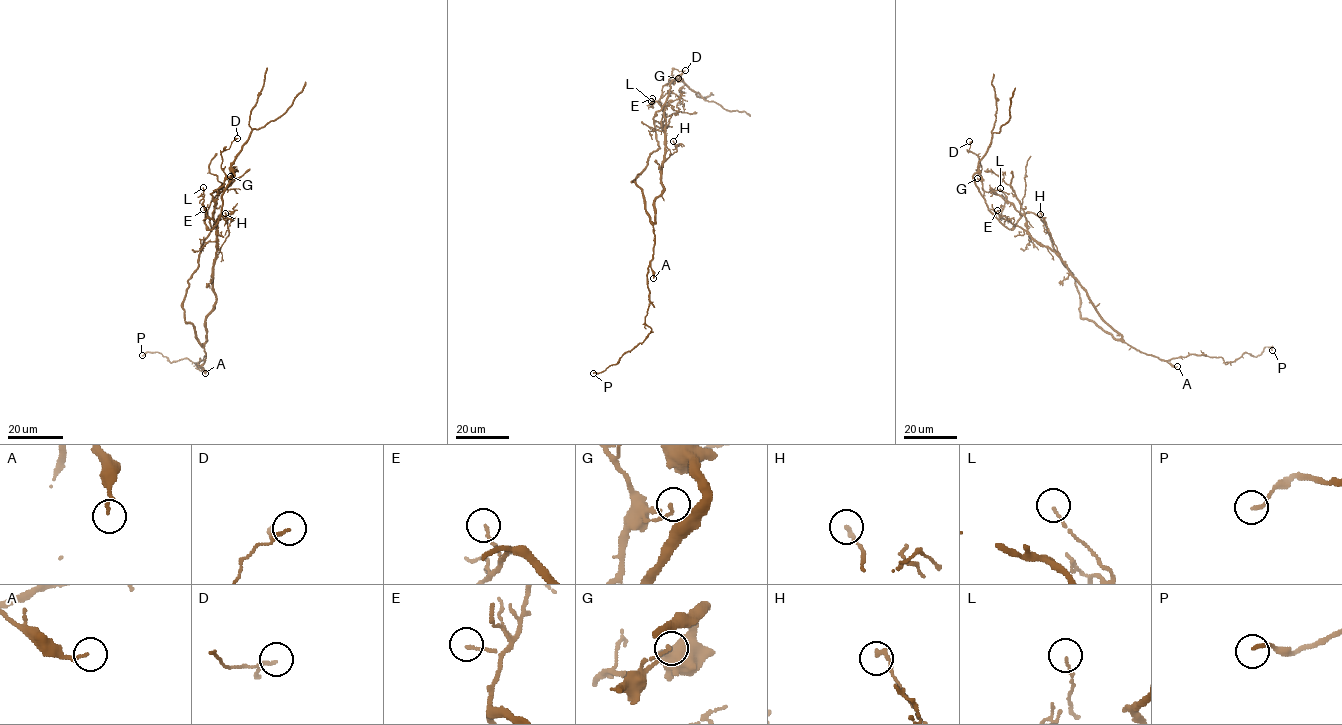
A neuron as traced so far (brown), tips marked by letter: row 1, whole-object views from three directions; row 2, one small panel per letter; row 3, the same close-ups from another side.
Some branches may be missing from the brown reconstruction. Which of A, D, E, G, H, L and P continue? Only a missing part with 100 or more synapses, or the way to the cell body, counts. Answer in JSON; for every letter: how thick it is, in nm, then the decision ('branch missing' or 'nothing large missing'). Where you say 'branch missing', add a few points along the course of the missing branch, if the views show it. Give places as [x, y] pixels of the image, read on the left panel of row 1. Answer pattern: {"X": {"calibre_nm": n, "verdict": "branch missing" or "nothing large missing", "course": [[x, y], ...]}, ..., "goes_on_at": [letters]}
{"A": {"calibre_nm": 110, "verdict": "nothing large missing"}, "D": {"calibre_nm": 90, "verdict": "nothing large missing"}, "E": {"calibre_nm": 100, "verdict": "nothing large missing"}, "G": {"calibre_nm": 90, "verdict": "nothing large missing"}, "H": {"calibre_nm": 180, "verdict": "nothing large missing"}, "L": {"calibre_nm": 100, "verdict": "nothing large missing"}, "P": {"calibre_nm": 140, "verdict": "nothing large missing"}, "goes_on_at": []}

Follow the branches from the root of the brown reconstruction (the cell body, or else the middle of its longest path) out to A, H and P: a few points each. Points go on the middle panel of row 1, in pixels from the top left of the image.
A: (661, 174), (664, 190), (654, 202), (654, 246), (650, 262), (653, 278)
H: (661, 174), (661, 165), (677, 151), (673, 141)
P: (661, 174), (664, 190), (654, 202), (653, 253), (647, 273), (645, 323), (651, 331), (616, 364), (593, 373)

